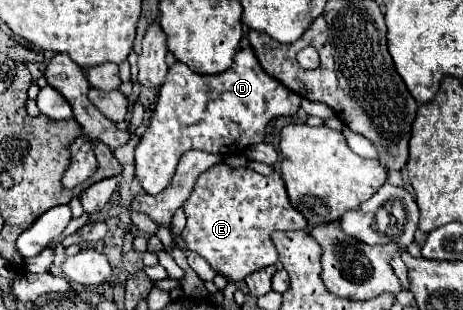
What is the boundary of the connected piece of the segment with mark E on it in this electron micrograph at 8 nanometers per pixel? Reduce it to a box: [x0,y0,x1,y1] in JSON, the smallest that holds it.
[182,163,306,283]

